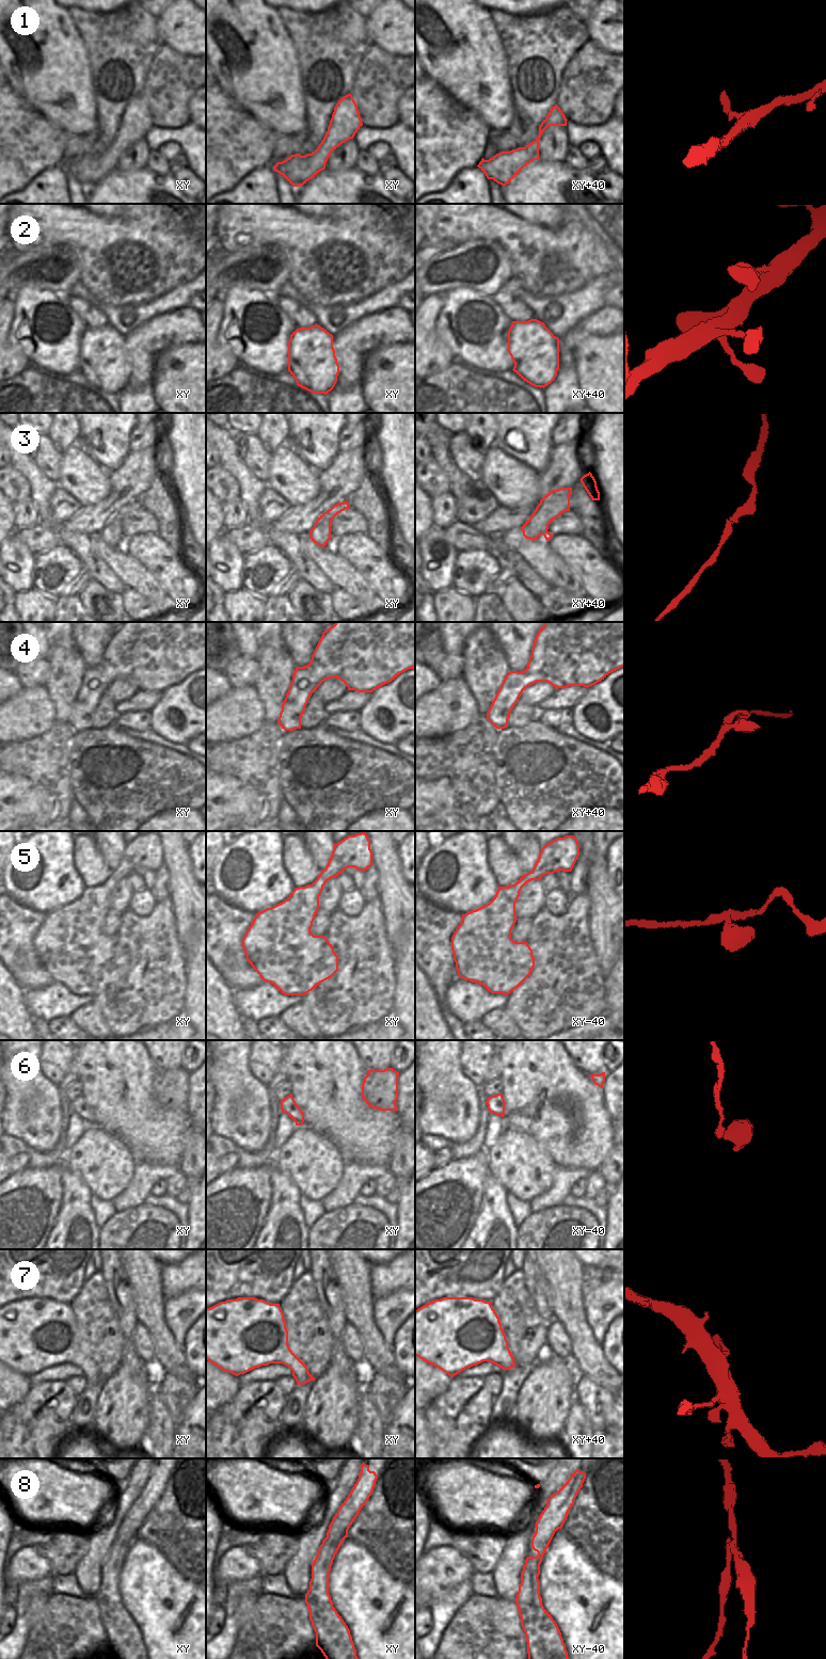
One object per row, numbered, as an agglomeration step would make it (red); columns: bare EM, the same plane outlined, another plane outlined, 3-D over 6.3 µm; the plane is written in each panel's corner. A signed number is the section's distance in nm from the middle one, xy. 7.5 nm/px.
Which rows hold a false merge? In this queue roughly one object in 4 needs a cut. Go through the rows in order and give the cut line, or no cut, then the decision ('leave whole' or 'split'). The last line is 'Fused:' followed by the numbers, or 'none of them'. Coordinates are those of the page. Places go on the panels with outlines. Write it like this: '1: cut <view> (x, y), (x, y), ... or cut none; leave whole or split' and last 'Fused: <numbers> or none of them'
1: cut none; leave whole
2: cut none; leave whole
3: cut none; leave whole
4: cut none; leave whole
5: cut none; leave whole
6: cut none; leave whole
7: cut none; leave whole
8: cut xy (347, 1534), (340, 1537), (327, 1537); split
Fused: 8

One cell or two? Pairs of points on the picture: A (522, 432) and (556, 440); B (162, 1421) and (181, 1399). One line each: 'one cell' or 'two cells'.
A: two cells
B: two cells

